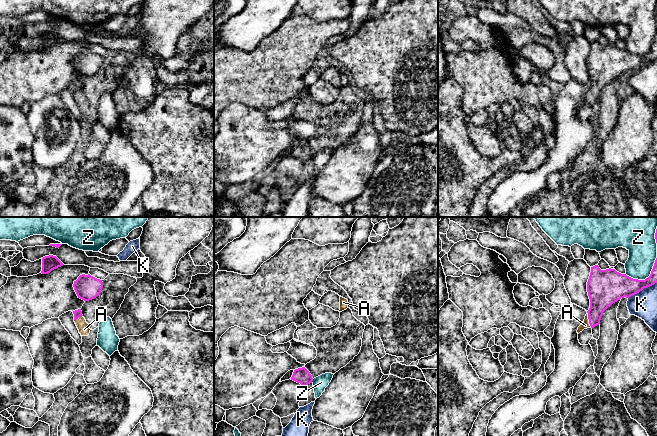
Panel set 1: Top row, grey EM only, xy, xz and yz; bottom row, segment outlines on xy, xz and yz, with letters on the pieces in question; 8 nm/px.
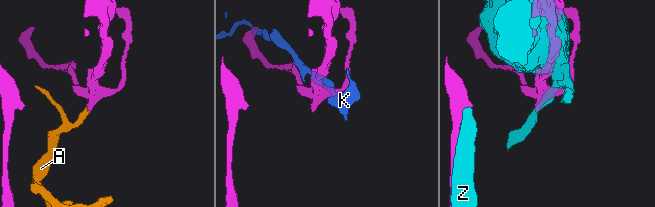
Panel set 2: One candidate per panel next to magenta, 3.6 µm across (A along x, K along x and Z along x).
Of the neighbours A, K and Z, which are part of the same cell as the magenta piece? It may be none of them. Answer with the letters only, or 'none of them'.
A

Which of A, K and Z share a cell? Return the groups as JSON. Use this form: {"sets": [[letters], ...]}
{"sets": [["A"], ["K"], ["Z"]]}

